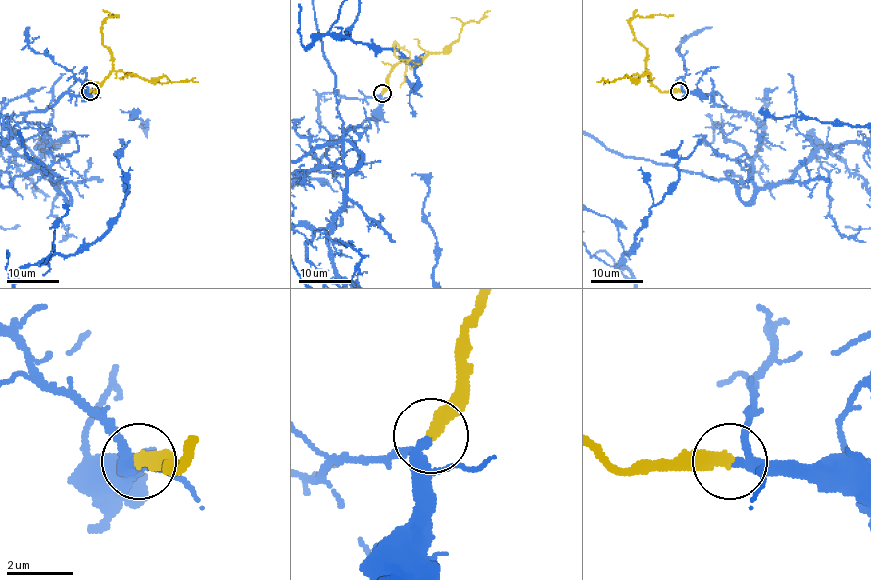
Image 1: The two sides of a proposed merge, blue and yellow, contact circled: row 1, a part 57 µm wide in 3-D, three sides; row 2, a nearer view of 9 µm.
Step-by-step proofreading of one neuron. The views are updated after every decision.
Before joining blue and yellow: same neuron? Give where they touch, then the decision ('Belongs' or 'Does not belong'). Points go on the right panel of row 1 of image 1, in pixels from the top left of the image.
Place: (679, 91). Belongs

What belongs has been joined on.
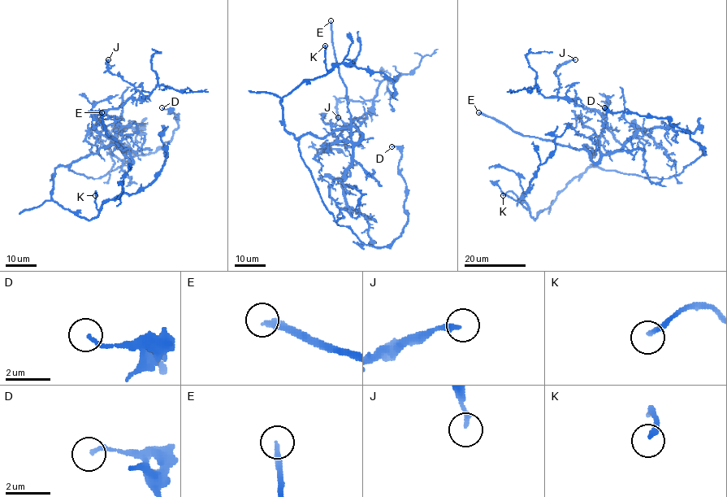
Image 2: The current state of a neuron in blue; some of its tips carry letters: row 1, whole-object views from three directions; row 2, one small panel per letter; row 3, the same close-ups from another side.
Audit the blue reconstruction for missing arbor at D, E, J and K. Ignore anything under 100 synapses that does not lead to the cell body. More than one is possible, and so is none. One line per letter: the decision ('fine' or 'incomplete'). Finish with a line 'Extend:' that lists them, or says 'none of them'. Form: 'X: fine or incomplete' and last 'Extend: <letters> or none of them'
D: fine
E: incomplete
J: fine
K: fine
Extend: E

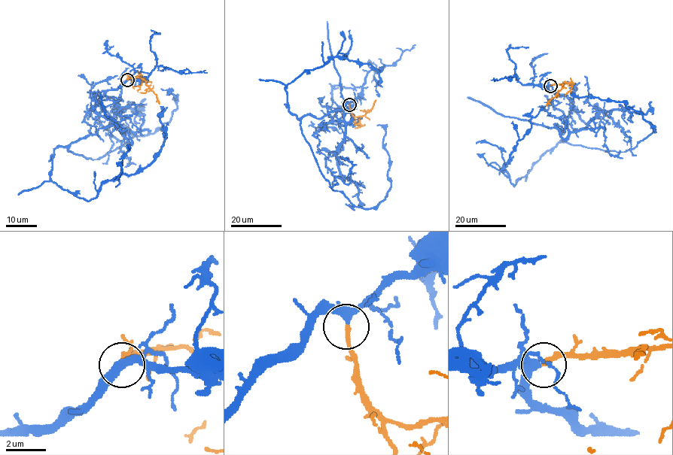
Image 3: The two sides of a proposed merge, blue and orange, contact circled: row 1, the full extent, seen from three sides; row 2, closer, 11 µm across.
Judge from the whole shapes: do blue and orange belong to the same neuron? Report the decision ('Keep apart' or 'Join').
Join

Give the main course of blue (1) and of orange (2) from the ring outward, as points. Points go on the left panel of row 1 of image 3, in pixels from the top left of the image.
1: (127, 80), (95, 109), (132, 143), (109, 125), (68, 150), (99, 159), (153, 134), (177, 107), (161, 89)
2: (127, 80), (133, 77), (143, 80), (155, 94), (159, 104)

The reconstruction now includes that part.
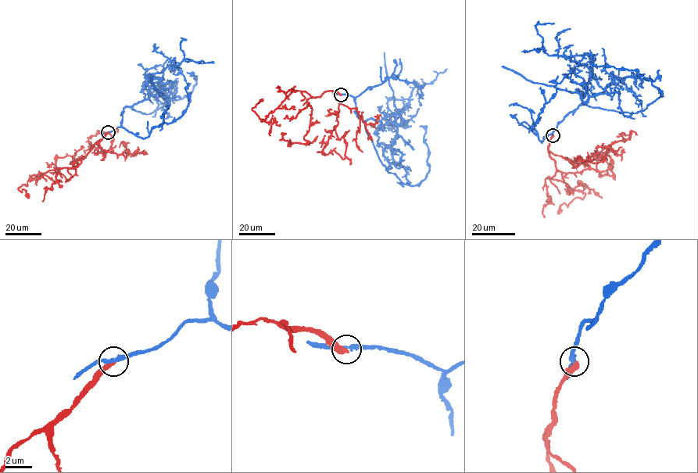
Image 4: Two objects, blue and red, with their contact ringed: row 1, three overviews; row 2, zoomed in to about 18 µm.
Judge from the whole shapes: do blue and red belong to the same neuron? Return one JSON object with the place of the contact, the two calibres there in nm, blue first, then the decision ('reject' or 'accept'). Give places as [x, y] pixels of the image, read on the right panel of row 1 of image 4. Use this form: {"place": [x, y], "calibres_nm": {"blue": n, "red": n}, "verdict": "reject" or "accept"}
{"place": [553, 135], "calibres_nm": {"blue": 280, "red": 340}, "verdict": "reject"}

